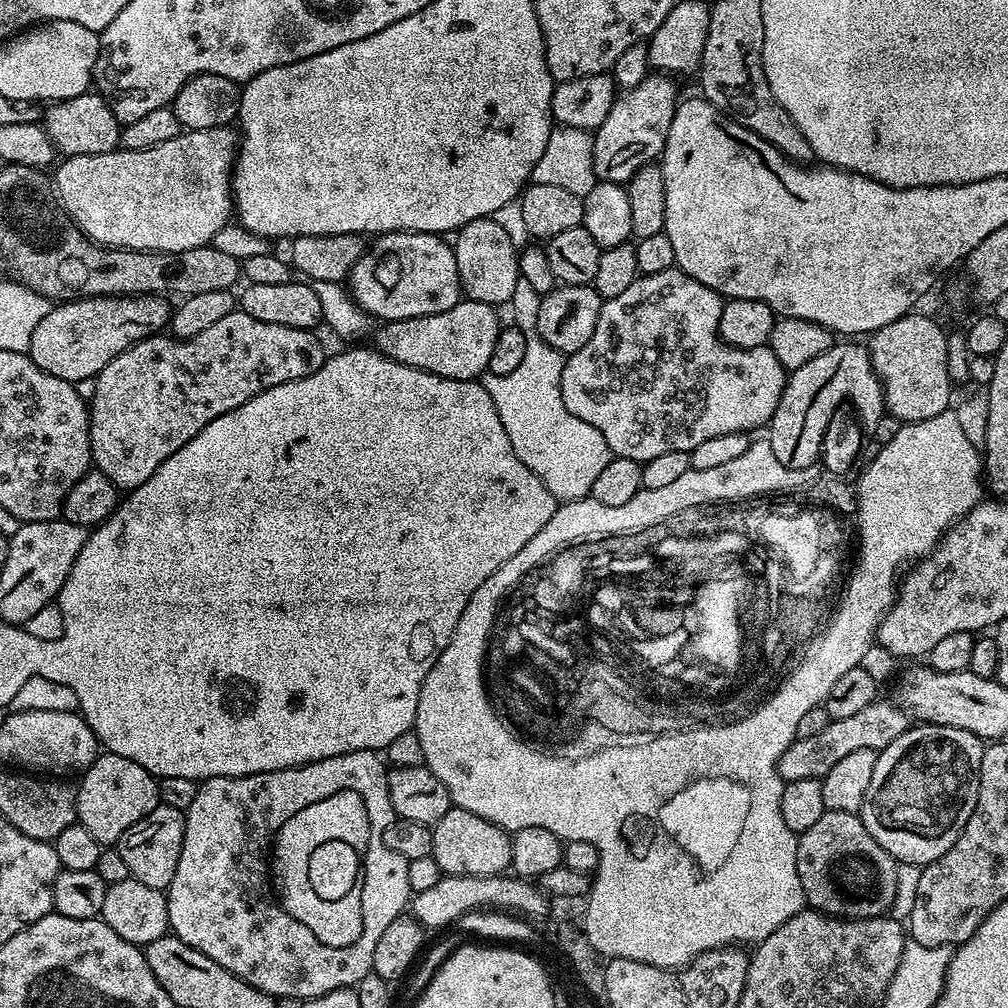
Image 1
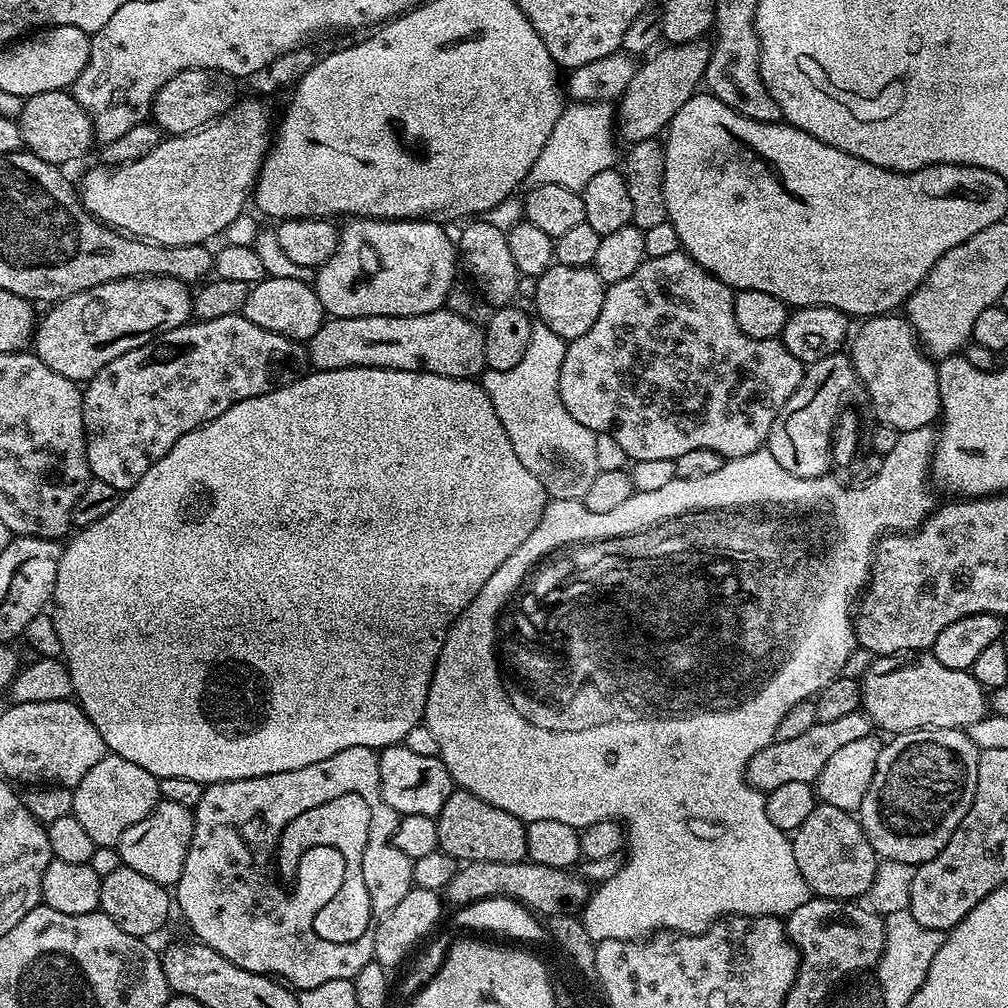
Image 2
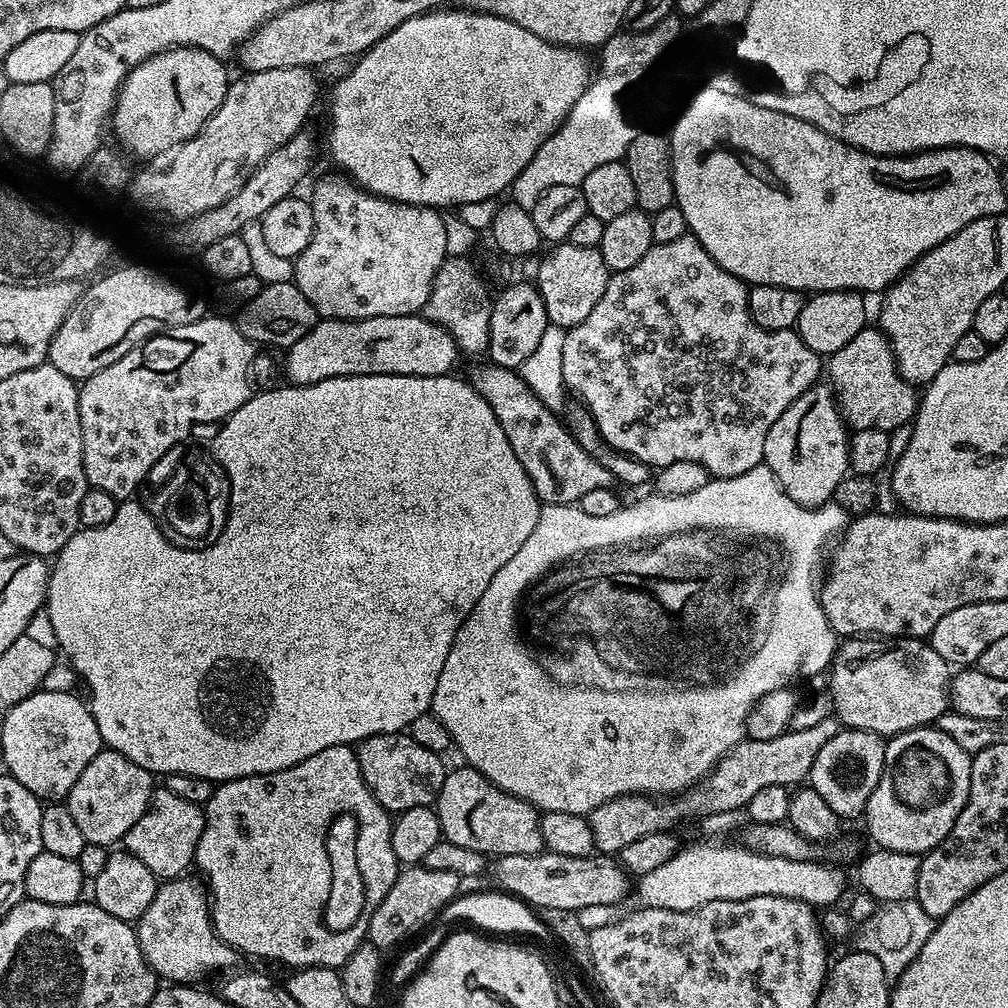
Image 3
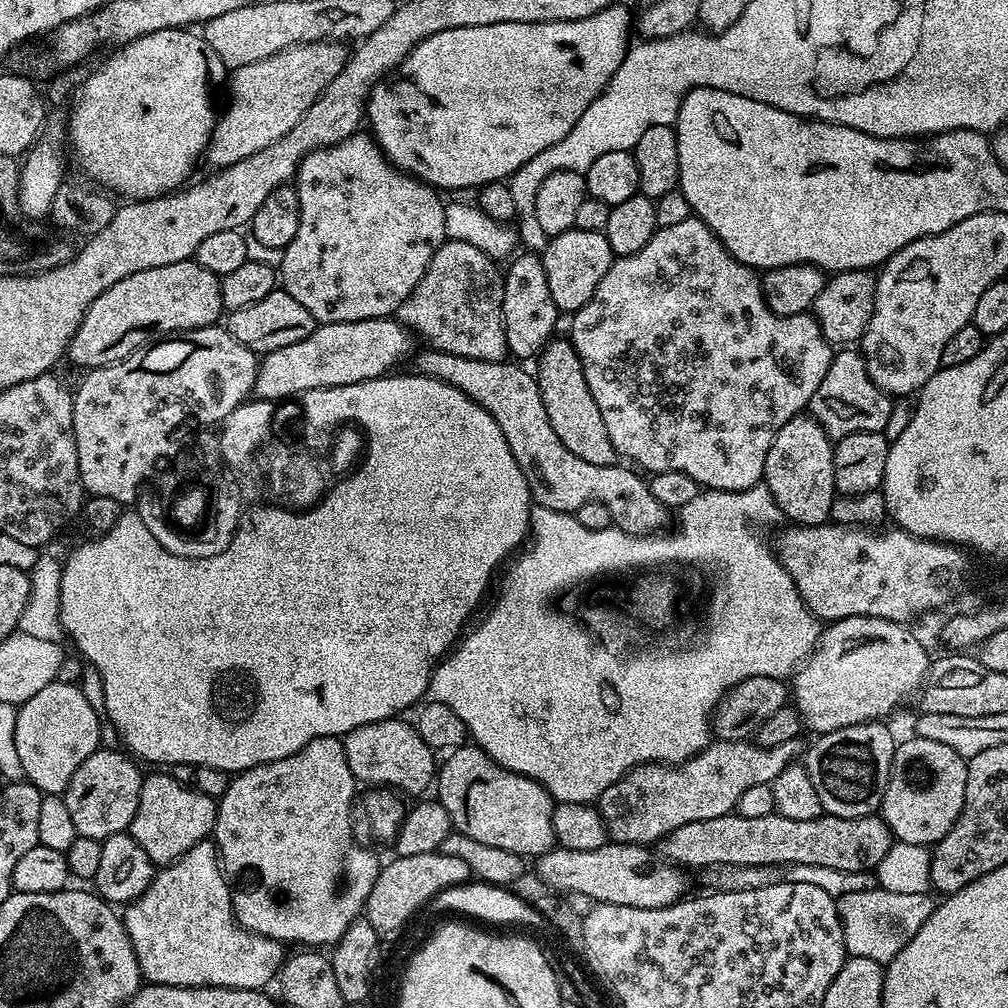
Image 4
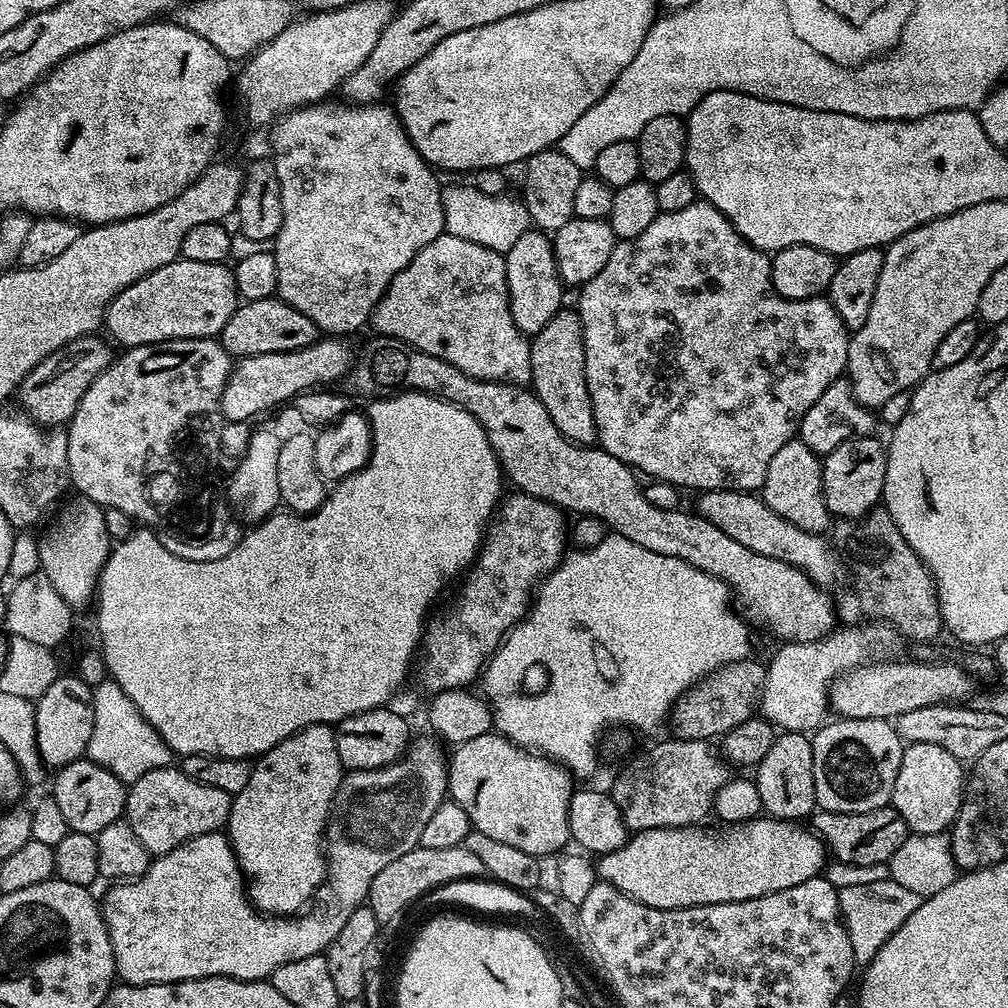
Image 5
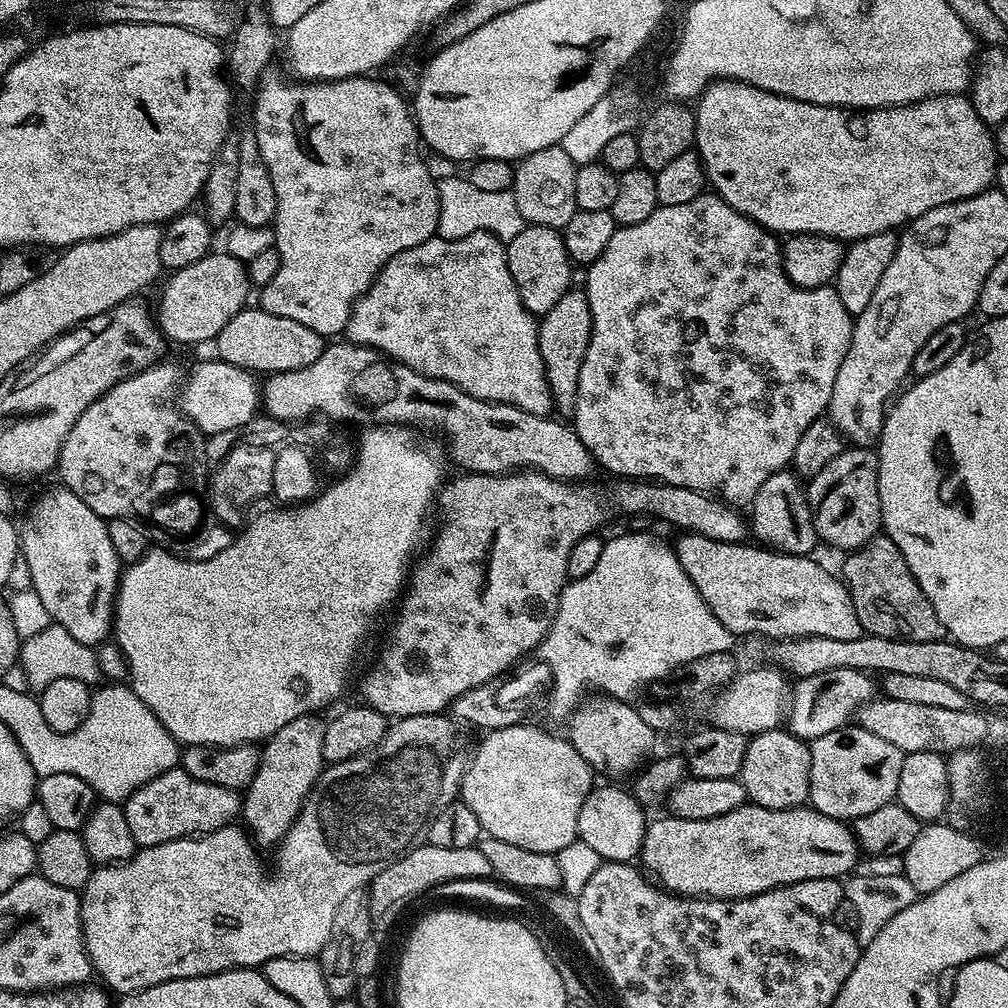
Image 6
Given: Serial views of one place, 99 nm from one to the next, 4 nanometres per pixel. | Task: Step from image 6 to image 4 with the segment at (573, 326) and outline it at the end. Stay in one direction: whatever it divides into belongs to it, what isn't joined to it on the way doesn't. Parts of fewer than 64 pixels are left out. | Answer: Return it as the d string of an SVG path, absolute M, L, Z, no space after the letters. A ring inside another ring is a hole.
M571 339L549 340L535 357L535 364L536 385L542 394L546 418L550 418L550 426L554 434L558 434L562 446L566 446L574 458L583 458L594 466L617 463L616 447L614 442L610 442L610 434L606 434L602 410L598 410L598 402L594 402L594 394L590 394L590 386L586 386L586 376L582 374L582 364Z

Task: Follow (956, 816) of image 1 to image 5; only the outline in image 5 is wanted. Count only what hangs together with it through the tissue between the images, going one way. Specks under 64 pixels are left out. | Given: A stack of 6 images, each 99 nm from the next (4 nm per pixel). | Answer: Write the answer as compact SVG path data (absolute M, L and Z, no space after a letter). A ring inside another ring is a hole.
M930 742L921 744L908 744L902 754L902 762L898 766L898 778L894 778L891 807L902 814L909 833L934 834L935 832L947 833L964 801L964 786L966 783L966 768L962 761L950 750L942 750L942 746L930 746Z

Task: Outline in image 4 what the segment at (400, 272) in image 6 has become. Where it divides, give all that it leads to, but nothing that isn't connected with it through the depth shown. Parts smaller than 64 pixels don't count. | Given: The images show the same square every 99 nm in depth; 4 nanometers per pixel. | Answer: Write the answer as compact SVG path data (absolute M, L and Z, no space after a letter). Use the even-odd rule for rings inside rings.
M445 239L434 258L430 258L426 274L396 309L395 319L417 337L420 335L425 345L443 352L475 360L504 360L509 355L500 317L504 277L496 268L497 261L477 246Z

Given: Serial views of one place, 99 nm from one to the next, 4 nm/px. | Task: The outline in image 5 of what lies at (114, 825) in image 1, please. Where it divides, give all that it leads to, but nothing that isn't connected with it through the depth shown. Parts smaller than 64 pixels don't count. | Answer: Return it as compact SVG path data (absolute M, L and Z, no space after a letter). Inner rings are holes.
M87 758L75 760L66 766L55 769L53 776L56 777L52 780L50 795L54 798L54 802L58 802L58 807L61 808L62 815L66 818L71 831L95 836L97 832L106 830L106 826L110 826L110 822L119 820L124 816L124 803L128 800L124 781L119 780L114 774L110 774L110 770L95 764L93 760Z

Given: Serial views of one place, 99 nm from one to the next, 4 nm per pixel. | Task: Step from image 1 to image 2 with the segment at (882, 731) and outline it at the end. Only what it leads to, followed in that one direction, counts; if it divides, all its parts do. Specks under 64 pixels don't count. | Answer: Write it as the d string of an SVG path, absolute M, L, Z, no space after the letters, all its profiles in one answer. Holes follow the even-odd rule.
M857 710L837 718L835 722L817 722L805 730L799 738L789 738L786 742L775 739L748 763L747 777L749 784L765 794L778 790L786 782L806 782L812 784L822 774L822 766L826 766L835 752L857 738L866 738L873 731L874 725L864 711Z

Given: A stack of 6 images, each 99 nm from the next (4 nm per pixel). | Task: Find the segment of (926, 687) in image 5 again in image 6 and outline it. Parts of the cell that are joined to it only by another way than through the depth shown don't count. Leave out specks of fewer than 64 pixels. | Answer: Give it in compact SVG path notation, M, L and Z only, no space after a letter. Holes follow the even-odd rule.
M843 668L826 670L822 674L799 677L791 685L790 699L786 705L786 728L793 735L811 742L845 727L860 711L860 707L871 702L878 692L876 684L869 673L862 670Z

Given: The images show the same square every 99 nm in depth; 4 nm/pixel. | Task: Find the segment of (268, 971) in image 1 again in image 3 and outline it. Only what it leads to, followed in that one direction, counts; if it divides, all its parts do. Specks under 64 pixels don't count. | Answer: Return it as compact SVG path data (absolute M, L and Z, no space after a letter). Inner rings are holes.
M347 744L318 750L314 758L298 762L286 770L274 774L258 774L237 780L217 783L212 796L203 805L204 829L198 838L198 850L194 861L195 871L200 871L210 897L212 925L237 954L257 956L260 960L277 960L289 964L289 969L344 967L354 950L365 943L368 928L356 924L352 932L340 932L340 936L328 936L324 927L317 923L320 908L312 904L312 872L324 864L324 848L321 847L322 825L329 816L341 808L353 808L363 823L360 848L368 852L368 888L372 888L372 900L378 903L394 886L398 875L398 861L390 846L393 817L377 802L374 794L362 778L362 770L356 757L356 748Z

